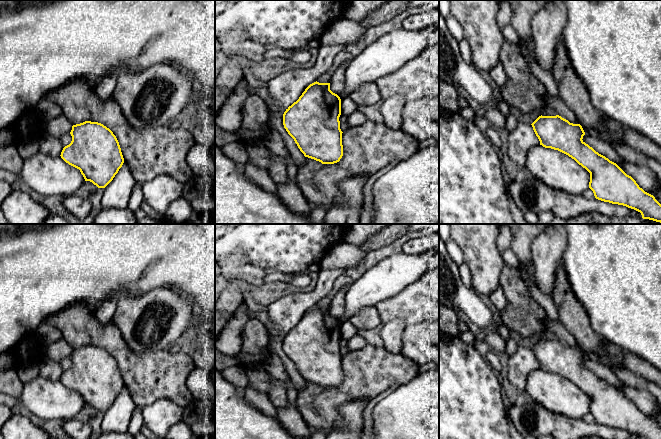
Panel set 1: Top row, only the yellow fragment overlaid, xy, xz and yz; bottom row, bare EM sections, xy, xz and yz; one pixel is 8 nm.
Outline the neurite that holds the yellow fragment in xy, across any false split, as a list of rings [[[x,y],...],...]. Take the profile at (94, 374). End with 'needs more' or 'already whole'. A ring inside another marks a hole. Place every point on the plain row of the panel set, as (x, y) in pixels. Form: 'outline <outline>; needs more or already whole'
outline [[[85,345],[73,349],[71,356],[63,358],[59,364],[64,371],[61,382],[69,389],[79,393],[85,405],[92,406],[98,412],[105,412],[124,387],[116,360],[101,347]]]; needs more

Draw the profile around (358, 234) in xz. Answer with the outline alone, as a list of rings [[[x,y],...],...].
[[[350,224],[344,241],[354,246],[361,246],[378,235],[388,225],[390,224]]]

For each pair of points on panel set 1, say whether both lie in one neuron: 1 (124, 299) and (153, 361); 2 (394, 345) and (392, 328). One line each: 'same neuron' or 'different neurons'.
1: different neurons
2: same neuron

